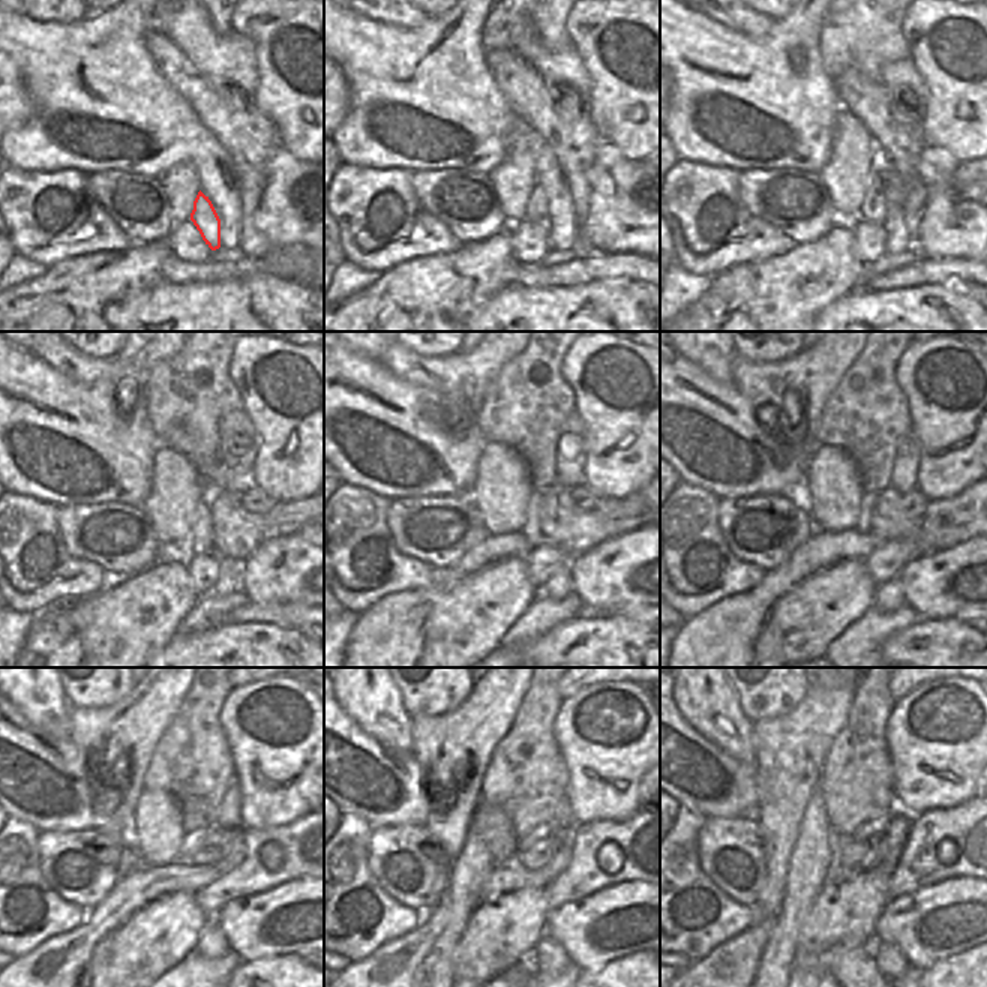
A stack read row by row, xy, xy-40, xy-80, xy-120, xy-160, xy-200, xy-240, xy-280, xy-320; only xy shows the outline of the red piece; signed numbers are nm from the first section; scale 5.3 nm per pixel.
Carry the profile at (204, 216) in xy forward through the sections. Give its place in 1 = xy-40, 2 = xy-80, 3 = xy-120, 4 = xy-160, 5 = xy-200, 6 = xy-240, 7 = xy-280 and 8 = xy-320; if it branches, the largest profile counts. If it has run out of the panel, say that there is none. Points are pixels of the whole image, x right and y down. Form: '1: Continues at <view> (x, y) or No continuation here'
1: Continues at xy-40 (537, 212)
2: Continues at xy-80 (873, 209)
3: Continues at xy-120 (200, 542)
4: Continues at xy-160 (531, 531)
5: Continues at xy-200 (869, 500)
6: Continues at xy-240 (192, 840)
7: Continues at xy-280 (530, 839)
8: Continues at xy-320 (878, 827).

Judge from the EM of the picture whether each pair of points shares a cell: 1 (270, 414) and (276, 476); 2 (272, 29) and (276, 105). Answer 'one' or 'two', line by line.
1: one
2: one

